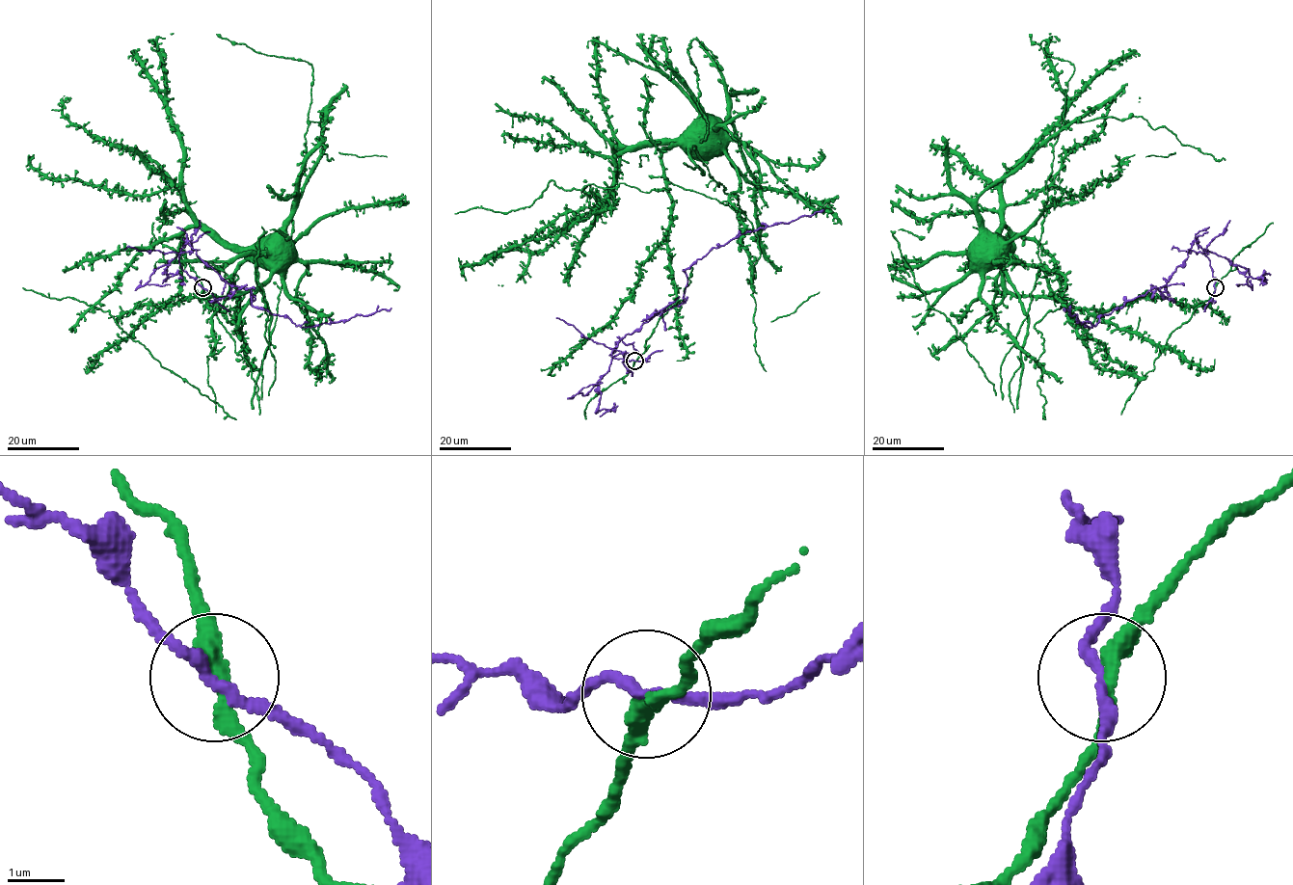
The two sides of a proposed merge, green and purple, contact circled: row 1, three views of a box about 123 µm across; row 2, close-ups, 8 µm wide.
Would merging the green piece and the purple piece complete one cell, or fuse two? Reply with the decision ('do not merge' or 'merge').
do not merge

